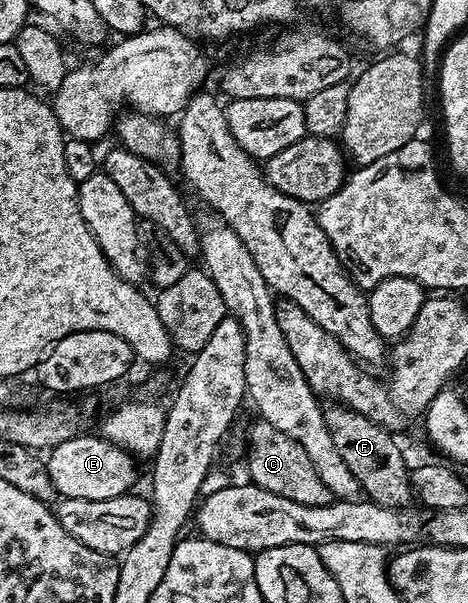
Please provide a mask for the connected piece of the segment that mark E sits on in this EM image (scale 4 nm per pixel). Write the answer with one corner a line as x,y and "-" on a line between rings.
77,435
66,439
66,443
58,443
47,454
47,473
57,494
60,497
91,501
125,496
131,490
128,488
136,481
137,462
133,454
125,452
103,435
84,436

